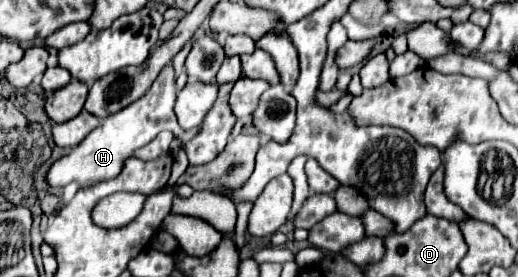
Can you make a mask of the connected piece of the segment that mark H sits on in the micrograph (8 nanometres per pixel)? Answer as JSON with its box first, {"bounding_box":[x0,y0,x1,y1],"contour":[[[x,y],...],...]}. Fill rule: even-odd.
{"bounding_box":[46,65,200,189],"contour":[[[172,65],[164,67],[162,75],[154,81],[152,89],[138,101],[134,101],[130,107],[124,107],[124,111],[118,111],[110,117],[106,117],[80,145],[76,145],[68,155],[54,161],[46,173],[46,183],[54,189],[66,187],[68,183],[78,183],[80,189],[94,187],[102,181],[110,181],[118,177],[124,169],[124,161],[134,155],[136,149],[148,145],[160,131],[168,129],[174,133],[175,138],[186,144],[196,136],[200,126],[189,131],[182,131],[178,125],[178,119],[174,115],[174,101],[176,101],[176,77]]]}

